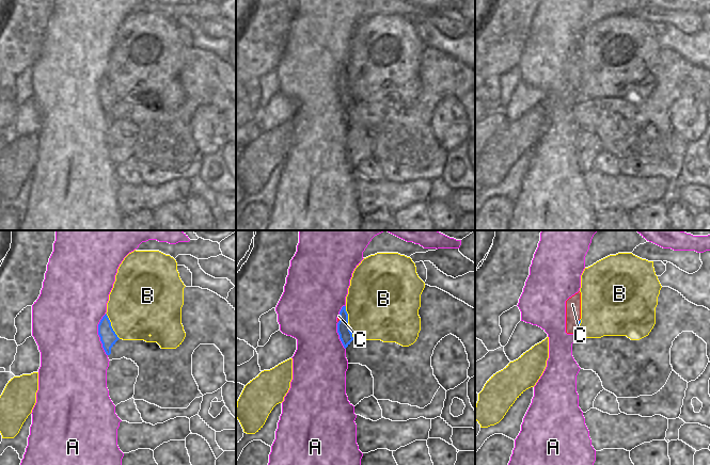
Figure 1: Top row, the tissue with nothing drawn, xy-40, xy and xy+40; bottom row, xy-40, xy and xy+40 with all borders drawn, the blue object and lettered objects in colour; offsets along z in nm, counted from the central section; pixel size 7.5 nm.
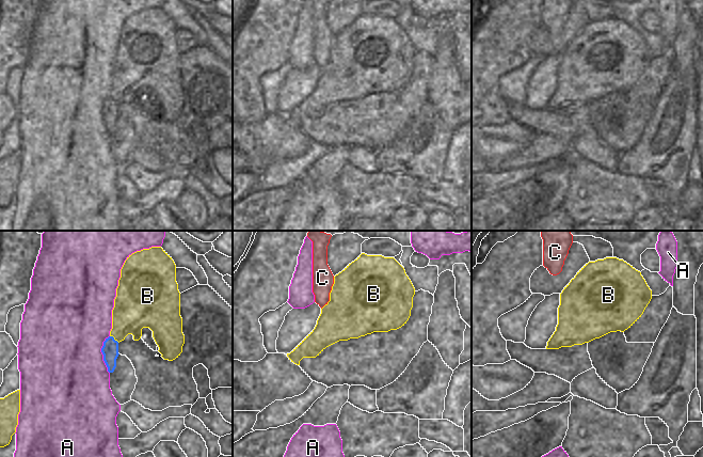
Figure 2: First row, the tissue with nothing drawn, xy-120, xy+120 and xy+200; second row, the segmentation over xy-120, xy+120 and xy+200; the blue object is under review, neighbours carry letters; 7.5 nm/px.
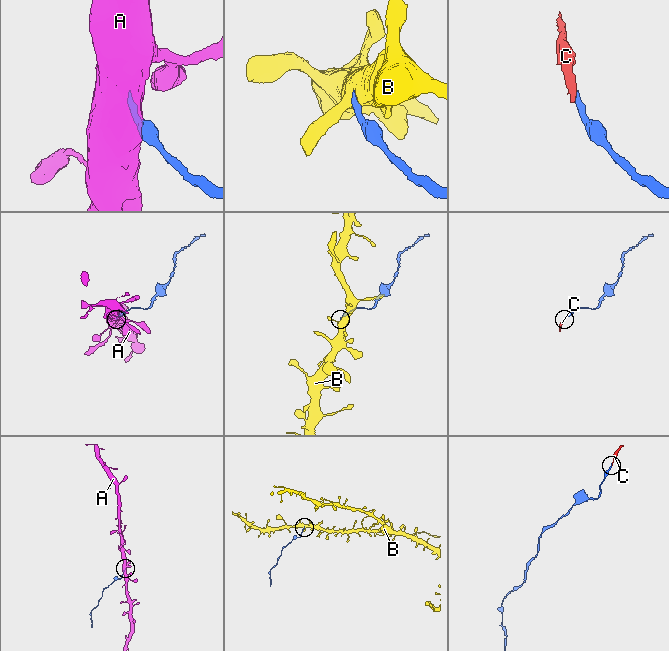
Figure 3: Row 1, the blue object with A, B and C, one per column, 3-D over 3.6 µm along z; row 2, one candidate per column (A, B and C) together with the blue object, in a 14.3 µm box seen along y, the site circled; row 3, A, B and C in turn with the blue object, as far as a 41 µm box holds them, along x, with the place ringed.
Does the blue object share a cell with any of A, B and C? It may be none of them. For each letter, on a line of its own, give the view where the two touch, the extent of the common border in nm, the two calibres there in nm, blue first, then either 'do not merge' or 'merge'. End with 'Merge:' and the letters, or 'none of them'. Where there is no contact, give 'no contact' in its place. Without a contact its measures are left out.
A: xy-40 | 320 nm | 130/480 nm | do not merge
B: xy | 260 nm | 100/460 nm | do not merge
C: xy | 60 nm | 100/20 nm | merge
Merge: C

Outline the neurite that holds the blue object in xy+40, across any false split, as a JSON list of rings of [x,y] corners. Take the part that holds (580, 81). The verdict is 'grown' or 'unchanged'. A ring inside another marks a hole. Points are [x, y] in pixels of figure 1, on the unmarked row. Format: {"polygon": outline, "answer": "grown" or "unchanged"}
{"polygon": [[[581,53],[566,62],[566,94],[577,95],[581,84]]], "answer": "grown"}

